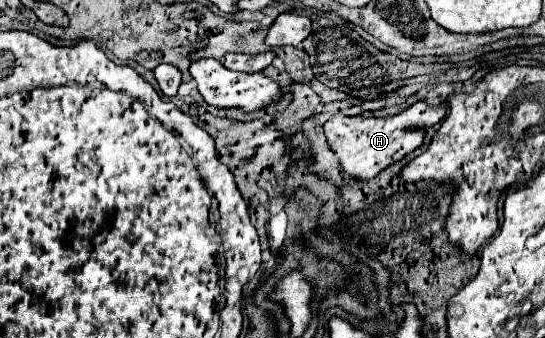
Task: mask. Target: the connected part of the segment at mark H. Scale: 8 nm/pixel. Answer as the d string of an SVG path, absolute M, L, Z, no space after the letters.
M417 102L409 110L397 114L397 116L389 116L389 118L337 114L325 122L325 136L327 136L331 150L337 154L337 158L343 166L343 172L347 172L349 176L355 176L355 178L369 180L369 178L377 176L381 170L389 168L391 164L399 162L401 158L405 158L407 154L417 150L425 140L425 132L445 118L445 110L447 110L445 104L429 106L425 102Z

